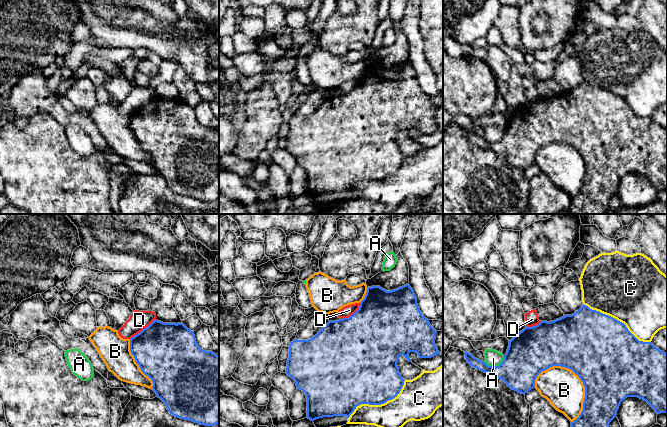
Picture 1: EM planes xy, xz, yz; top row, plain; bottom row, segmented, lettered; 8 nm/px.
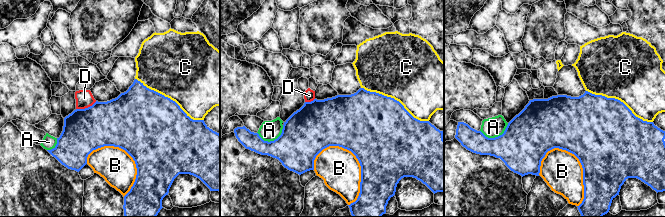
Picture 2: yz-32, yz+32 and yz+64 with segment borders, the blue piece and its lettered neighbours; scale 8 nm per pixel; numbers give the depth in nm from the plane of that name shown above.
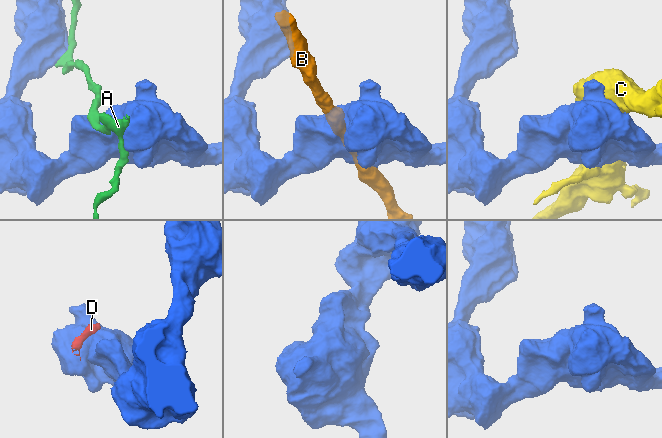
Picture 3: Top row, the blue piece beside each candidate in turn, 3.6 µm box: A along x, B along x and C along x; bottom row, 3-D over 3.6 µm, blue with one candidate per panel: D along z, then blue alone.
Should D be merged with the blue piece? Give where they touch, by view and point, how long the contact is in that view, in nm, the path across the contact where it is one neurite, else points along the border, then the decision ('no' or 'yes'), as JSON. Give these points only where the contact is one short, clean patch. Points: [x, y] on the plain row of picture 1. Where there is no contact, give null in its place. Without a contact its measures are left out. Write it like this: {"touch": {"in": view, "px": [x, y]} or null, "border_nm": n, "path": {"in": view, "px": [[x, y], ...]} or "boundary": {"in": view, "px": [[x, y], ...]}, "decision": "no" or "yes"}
{"touch": {"in": "xy", "px": [143, 105]}, "border_nm": 260, "decision": "no"}

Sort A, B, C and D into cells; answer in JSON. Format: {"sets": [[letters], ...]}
{"sets": [["A"], ["B"], ["C"], ["D"]]}

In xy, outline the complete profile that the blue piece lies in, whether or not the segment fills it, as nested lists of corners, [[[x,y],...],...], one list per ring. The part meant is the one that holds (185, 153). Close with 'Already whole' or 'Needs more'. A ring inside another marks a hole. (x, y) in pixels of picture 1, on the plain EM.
[[[154,96],[130,115],[130,127],[141,147],[152,156],[153,167],[165,179],[170,190],[200,201],[214,202],[219,199],[219,133],[212,127],[201,125],[193,107],[183,99]]]. Already whole

